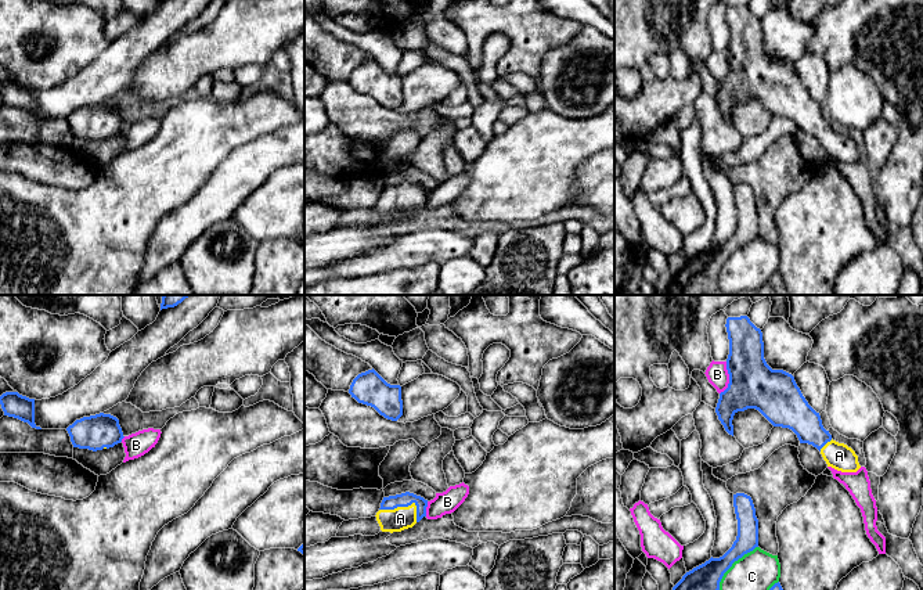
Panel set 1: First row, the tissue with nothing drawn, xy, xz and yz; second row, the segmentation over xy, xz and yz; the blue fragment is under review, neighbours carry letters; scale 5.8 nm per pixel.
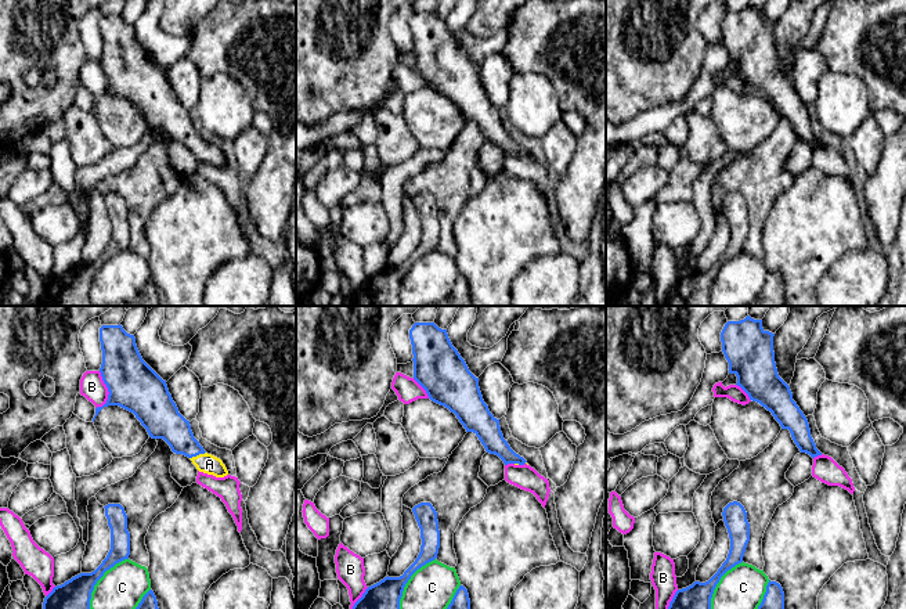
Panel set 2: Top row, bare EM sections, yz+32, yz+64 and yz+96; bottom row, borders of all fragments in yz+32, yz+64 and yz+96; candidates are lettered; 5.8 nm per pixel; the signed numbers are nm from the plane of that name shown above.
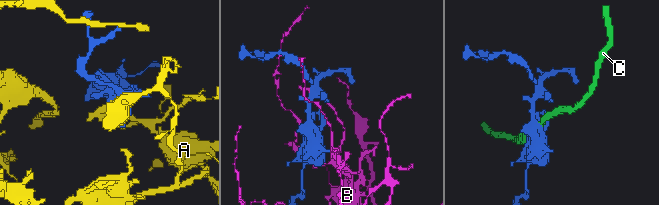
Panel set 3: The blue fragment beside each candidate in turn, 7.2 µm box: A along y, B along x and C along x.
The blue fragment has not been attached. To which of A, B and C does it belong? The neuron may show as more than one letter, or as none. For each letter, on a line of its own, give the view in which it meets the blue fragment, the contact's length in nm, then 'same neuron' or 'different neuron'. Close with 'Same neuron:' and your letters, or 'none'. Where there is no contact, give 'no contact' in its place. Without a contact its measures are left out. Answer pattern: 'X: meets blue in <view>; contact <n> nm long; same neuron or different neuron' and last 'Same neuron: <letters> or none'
A: meets blue in xz; contact 240 nm long; same neuron
B: meets blue in yz; contact 200 nm long; different neuron
C: meets blue in yz; contact 400 nm long; different neuron
Same neuron: A

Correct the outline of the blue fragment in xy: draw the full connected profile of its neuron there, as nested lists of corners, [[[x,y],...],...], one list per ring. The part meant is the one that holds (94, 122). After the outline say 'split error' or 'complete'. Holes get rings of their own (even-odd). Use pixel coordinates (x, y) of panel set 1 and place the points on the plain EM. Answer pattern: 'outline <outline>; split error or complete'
outline [[[104,102],[76,109],[66,120],[73,137],[93,141],[113,137],[125,127],[119,109]]]; complete

